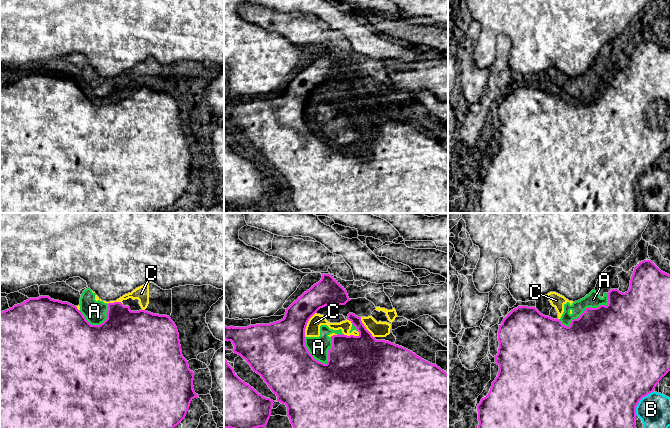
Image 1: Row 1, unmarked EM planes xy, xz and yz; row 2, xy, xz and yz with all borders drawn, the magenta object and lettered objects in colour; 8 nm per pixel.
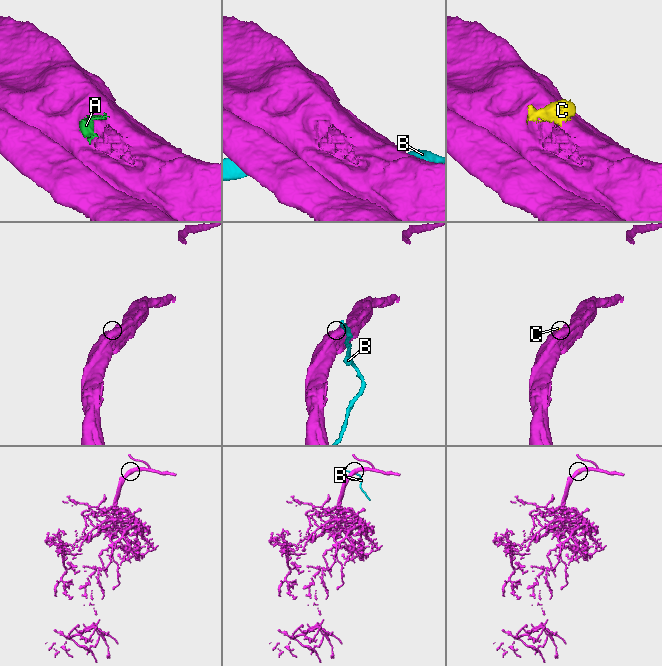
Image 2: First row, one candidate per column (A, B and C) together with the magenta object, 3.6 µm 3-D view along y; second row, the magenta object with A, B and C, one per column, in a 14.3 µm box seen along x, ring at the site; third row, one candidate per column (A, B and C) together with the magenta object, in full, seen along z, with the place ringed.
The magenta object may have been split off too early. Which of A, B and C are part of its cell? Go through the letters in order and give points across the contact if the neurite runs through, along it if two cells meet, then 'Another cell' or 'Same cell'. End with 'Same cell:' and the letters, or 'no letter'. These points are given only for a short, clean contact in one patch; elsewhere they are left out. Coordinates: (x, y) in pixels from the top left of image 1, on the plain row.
A: Another cell
B: Another cell
C: Another cell
Same cell: no letter

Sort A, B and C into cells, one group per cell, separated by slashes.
A C / B

